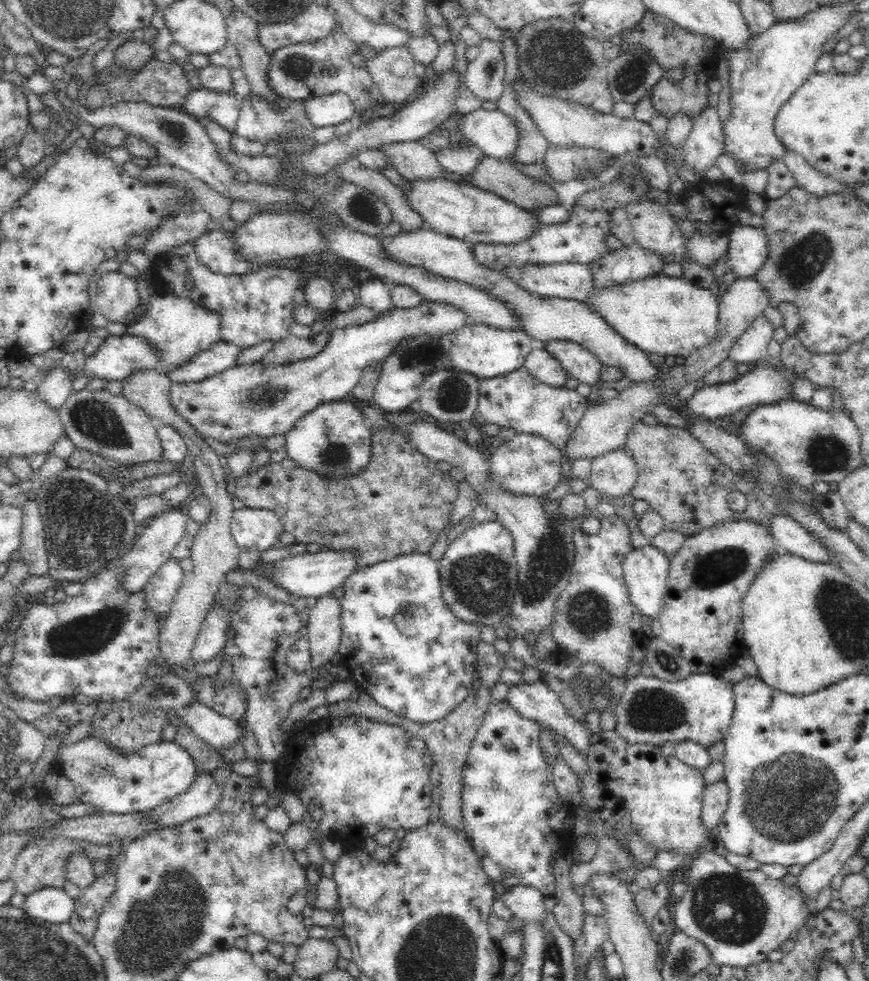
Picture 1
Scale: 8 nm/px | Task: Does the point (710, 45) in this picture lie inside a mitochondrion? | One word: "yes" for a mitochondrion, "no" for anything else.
no

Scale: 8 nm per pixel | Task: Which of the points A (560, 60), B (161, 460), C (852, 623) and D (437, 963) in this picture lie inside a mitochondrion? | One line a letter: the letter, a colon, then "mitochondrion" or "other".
A: mitochondrion
B: other
C: mitochondrion
D: mitochondrion

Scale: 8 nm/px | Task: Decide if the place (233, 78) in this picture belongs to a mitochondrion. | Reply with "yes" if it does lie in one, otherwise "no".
no

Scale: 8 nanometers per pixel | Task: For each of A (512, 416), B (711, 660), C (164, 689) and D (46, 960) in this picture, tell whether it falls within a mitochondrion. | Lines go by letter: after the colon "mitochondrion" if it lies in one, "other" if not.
A: other
B: other
C: mitochondrion
D: mitochondrion

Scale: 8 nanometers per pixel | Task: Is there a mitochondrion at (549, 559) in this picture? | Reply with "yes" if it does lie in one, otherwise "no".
yes

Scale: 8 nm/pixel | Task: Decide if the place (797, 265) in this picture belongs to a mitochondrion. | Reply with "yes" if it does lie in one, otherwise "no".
yes

